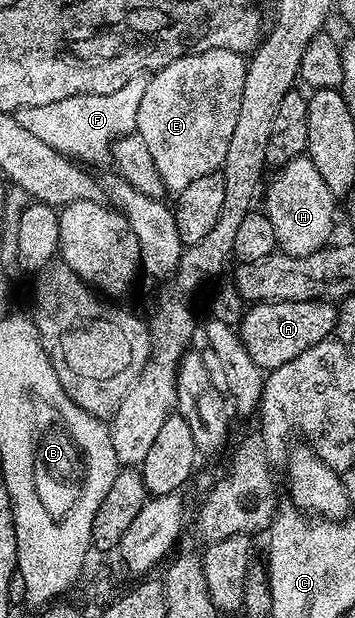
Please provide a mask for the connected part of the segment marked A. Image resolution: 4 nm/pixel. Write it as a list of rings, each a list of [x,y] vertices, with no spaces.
[[[260,301],[252,304],[243,314],[243,320],[237,326],[239,338],[243,340],[244,347],[249,351],[253,363],[257,363],[260,369],[270,371],[289,363],[289,359],[297,359],[301,351],[313,347],[313,343],[321,343],[333,332],[339,322],[339,310],[329,301]]]

